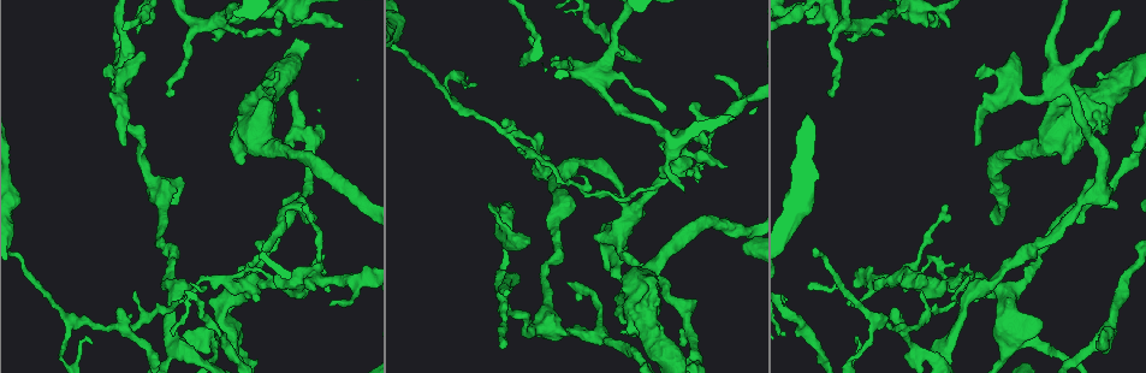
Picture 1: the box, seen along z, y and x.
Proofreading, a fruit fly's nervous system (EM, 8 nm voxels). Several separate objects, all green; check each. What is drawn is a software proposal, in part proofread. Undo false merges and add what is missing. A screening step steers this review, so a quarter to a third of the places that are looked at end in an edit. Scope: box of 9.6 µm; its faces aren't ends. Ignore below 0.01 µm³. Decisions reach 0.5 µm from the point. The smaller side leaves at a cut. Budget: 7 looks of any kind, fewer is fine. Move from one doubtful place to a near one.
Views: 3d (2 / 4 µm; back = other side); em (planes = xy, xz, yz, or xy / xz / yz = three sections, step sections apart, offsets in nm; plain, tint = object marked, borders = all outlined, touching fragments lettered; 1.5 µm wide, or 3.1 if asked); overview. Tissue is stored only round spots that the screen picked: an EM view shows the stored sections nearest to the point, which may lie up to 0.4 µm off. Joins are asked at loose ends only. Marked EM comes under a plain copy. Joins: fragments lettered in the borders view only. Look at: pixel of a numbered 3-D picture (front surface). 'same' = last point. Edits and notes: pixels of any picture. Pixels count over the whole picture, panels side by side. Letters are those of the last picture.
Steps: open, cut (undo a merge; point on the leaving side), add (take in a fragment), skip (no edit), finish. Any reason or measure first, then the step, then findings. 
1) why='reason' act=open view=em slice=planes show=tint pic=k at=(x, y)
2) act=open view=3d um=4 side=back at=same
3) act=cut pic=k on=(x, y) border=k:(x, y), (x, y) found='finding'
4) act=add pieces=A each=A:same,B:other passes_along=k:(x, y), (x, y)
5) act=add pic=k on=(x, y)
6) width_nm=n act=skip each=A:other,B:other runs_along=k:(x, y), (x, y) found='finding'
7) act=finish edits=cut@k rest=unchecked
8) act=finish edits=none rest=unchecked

why='branch stops here' act=open view=em slice=xz step=8 show=borders pic=1 at=(813, 23)

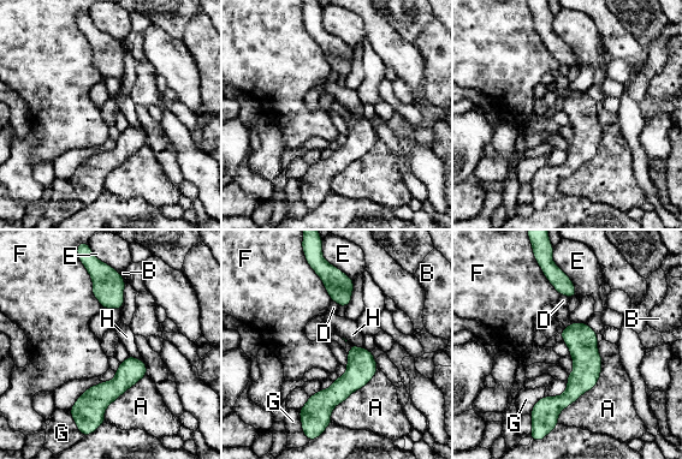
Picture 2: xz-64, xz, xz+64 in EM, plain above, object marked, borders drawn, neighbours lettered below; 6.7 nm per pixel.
longest_contact=A:600nm act=skip each=A:other,B:other,D:other,E:other,F:other,G:other,H:other runs_along=2:(583, 326), (583, 377), (551, 410) found='none of them fits'

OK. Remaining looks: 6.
why='long arm stops here' act=open view=3d um=2 pic=1 at=(855, 341)

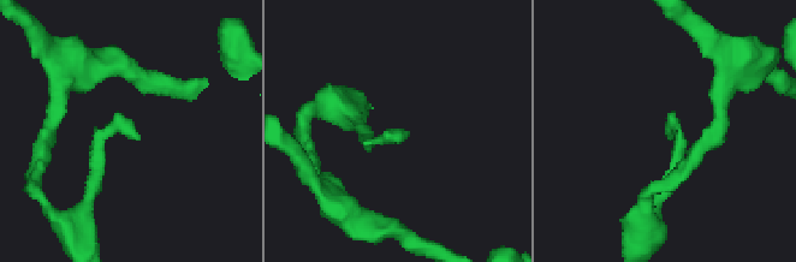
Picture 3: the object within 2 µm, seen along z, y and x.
act=open view=em slice=planes show=borders pic=3 at=(674, 136)

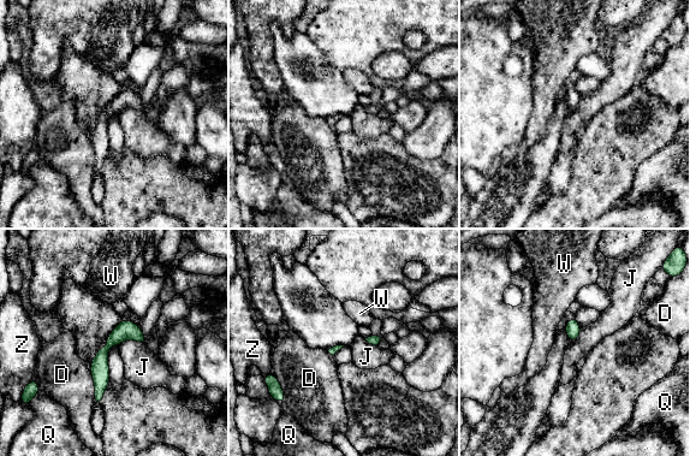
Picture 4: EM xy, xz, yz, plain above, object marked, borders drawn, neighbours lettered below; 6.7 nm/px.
act=skip each=D:other,J:other,Q:other,W:other,Z:other border=4:(147, 341), (124, 339), (118, 345) found='no lettered fragment goes on from it'

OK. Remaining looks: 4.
why='sudden change in width' act=open view=em slice=planes show=borders pic=1 at=(226, 283)

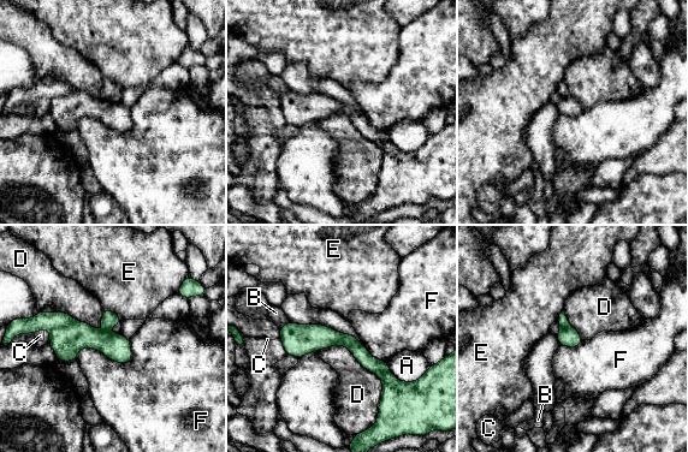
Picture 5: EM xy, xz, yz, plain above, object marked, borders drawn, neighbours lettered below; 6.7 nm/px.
longest_contact=D:600nm act=cut pic=5 on=(41, 321) each=A:other,B:other,C:other,D:other,E:other,F:other border=5:(77, 321), (51, 331) found='two neurons meet here'

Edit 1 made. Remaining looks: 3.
act=finish edits=cut@5 rest=unchecked

